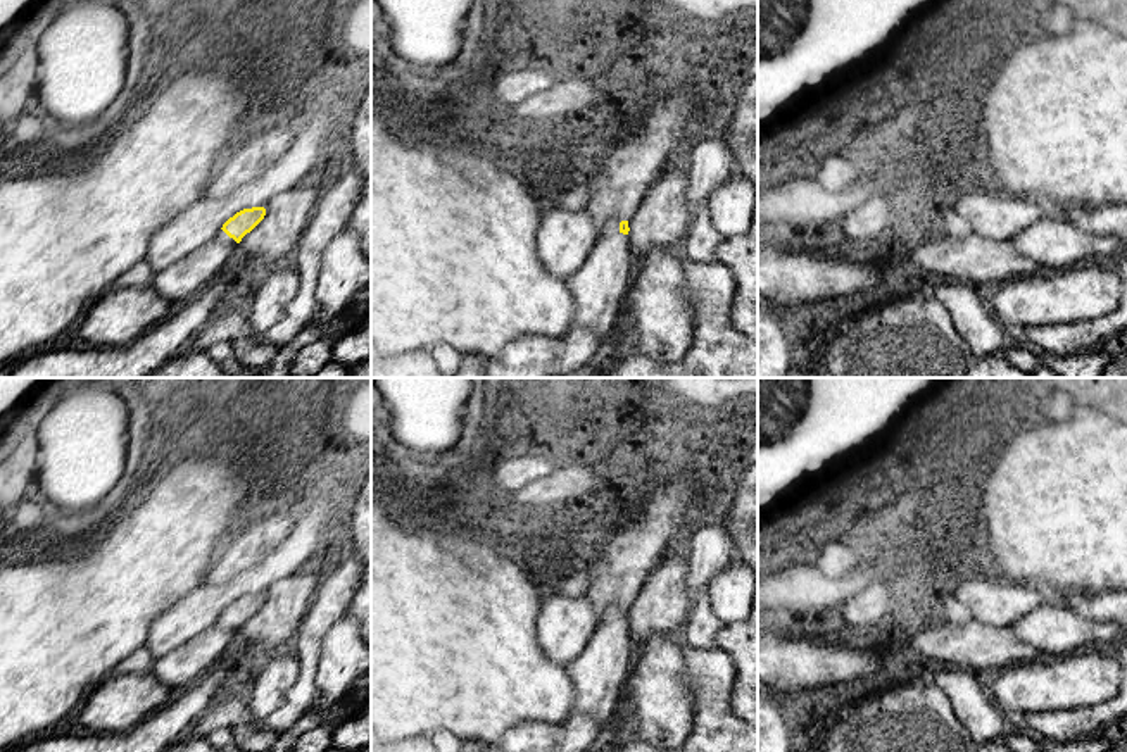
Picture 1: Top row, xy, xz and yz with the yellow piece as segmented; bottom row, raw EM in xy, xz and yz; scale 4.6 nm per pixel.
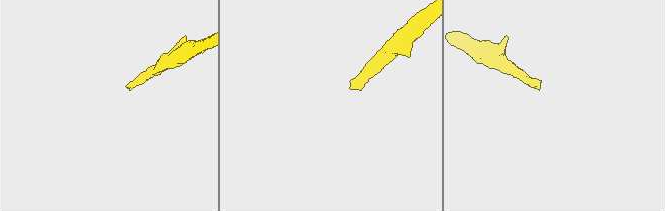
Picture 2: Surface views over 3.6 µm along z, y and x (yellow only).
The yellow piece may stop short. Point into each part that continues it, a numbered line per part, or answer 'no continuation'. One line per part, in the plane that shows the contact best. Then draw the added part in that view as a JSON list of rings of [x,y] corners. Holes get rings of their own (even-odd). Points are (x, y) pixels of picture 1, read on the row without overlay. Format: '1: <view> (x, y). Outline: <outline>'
1: xz (599, 671). Outline: [[[613,607],[606,614],[585,650],[566,664],[576,690],[575,705],[568,719],[557,724],[523,723],[509,730],[497,745],[488,745],[485,752],[585,752],[592,745],[601,724],[613,714],[621,697],[637,654],[630,623],[620,617],[620,609]]]

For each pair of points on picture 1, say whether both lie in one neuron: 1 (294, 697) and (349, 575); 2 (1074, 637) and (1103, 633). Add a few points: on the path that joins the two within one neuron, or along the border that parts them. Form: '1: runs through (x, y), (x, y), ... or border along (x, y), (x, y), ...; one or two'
1: runs through (308, 666), (308, 640), (327, 606); one
2: runs through (1081, 633), (1096, 633); one

